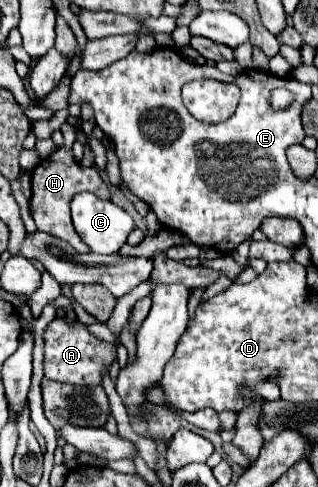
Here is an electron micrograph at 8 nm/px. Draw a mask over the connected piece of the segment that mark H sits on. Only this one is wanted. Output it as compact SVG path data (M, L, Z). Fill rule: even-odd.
M66 123L60 131L64 135L64 147L56 149L50 157L42 159L38 163L38 167L34 169L34 175L32 175L32 211L34 211L34 221L36 221L38 231L44 231L48 235L54 235L58 239L68 241L78 253L88 253L90 251L88 245L74 231L74 225L72 225L72 219L70 219L70 201L72 201L72 197L76 193L82 193L82 191L96 193L98 197L110 197L110 191L108 191L108 185L102 181L98 171L84 171L74 161L74 157L70 153L70 147L76 141L76 129Z

